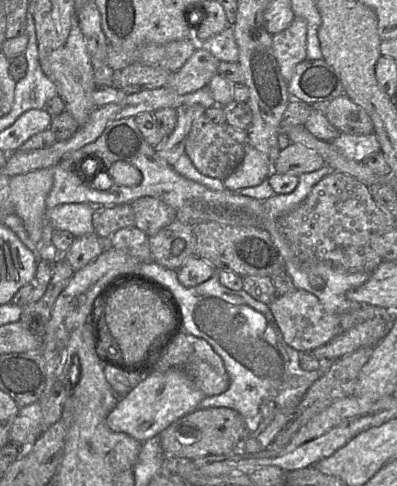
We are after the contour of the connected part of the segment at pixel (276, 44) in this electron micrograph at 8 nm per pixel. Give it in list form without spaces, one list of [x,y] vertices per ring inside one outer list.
[[[295,16],[287,29],[272,35],[273,53],[284,80],[288,83],[294,68],[308,59],[306,53],[307,22]]]

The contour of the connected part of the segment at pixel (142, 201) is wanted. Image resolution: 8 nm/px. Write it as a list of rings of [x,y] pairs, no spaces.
[[[142,197],[130,205],[135,214],[135,227],[148,237],[177,220],[173,208],[153,197]]]

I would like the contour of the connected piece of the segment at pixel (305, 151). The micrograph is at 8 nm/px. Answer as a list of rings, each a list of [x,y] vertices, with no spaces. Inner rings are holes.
[[[291,143],[279,153],[273,167],[274,172],[300,176],[319,170],[326,163],[314,150],[301,144]]]

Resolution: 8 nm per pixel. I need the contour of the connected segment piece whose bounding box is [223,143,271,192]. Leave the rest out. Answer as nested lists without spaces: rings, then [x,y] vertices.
[[[249,143],[245,155],[237,169],[228,176],[223,184],[227,191],[237,191],[260,185],[271,173],[267,159]]]

